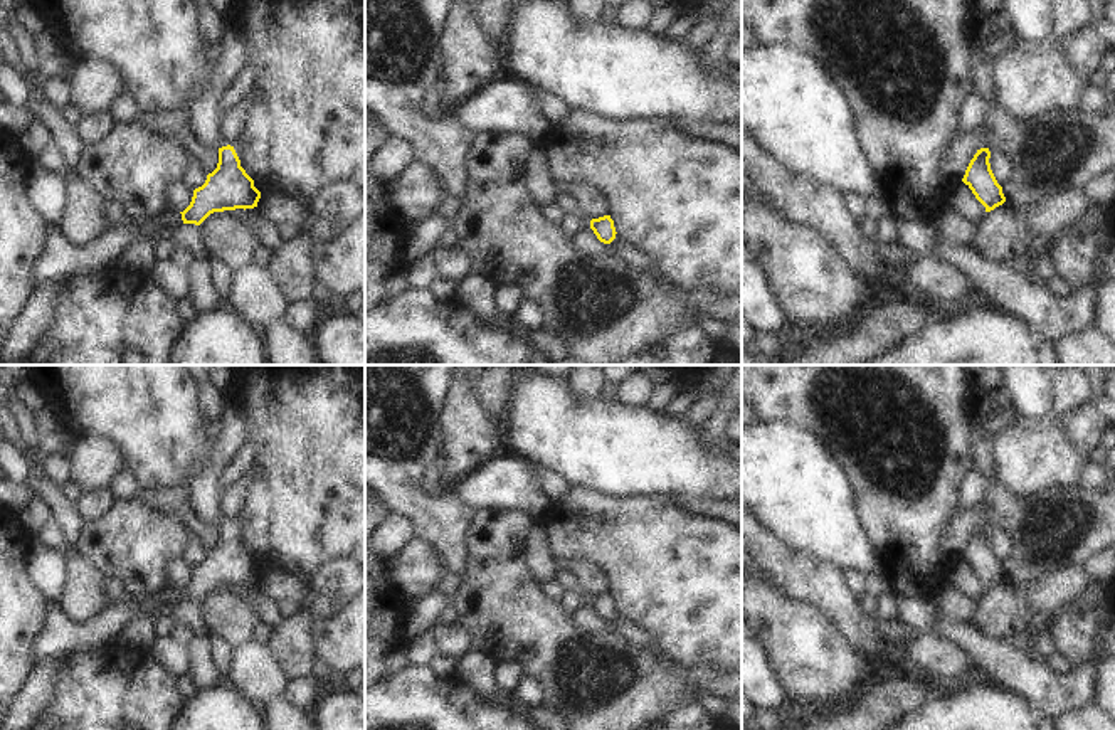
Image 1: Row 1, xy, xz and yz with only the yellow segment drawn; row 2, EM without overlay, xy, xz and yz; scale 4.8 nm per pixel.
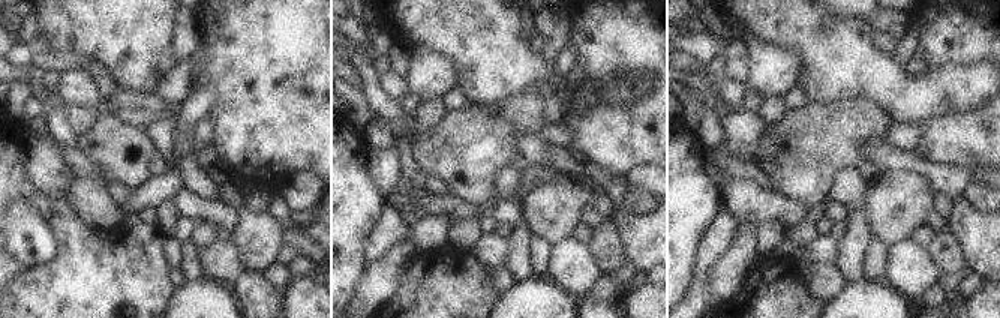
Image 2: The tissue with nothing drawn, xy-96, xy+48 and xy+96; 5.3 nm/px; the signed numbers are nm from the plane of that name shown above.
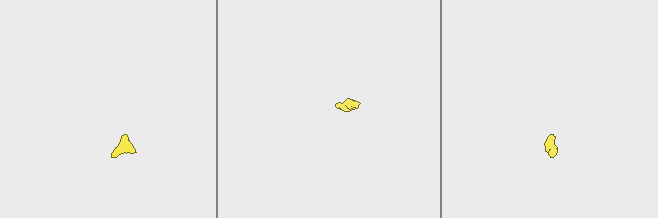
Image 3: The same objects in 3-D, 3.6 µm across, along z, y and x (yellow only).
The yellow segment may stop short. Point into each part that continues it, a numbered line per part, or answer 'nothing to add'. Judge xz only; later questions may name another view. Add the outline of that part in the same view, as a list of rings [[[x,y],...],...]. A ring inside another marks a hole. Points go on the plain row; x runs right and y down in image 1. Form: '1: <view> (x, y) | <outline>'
1: xz (624, 628) | [[[616,611],[616,616],[609,622],[612,626],[612,632],[621,636],[622,639],[644,648],[654,658],[664,656],[664,653],[651,641],[651,637],[641,626],[637,626],[631,619],[626,619],[617,611]]]

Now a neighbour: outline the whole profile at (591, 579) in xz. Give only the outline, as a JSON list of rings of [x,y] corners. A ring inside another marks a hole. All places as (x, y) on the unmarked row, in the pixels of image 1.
[[[584,558],[557,560],[557,569],[570,572],[577,580],[577,585],[590,597],[609,590],[607,577],[590,560]]]

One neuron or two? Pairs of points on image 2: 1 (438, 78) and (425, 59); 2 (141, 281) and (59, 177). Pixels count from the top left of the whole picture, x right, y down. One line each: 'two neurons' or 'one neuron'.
1: one neuron
2: one neuron

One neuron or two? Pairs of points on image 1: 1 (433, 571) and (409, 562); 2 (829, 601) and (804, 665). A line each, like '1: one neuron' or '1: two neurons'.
1: one neuron
2: two neurons

